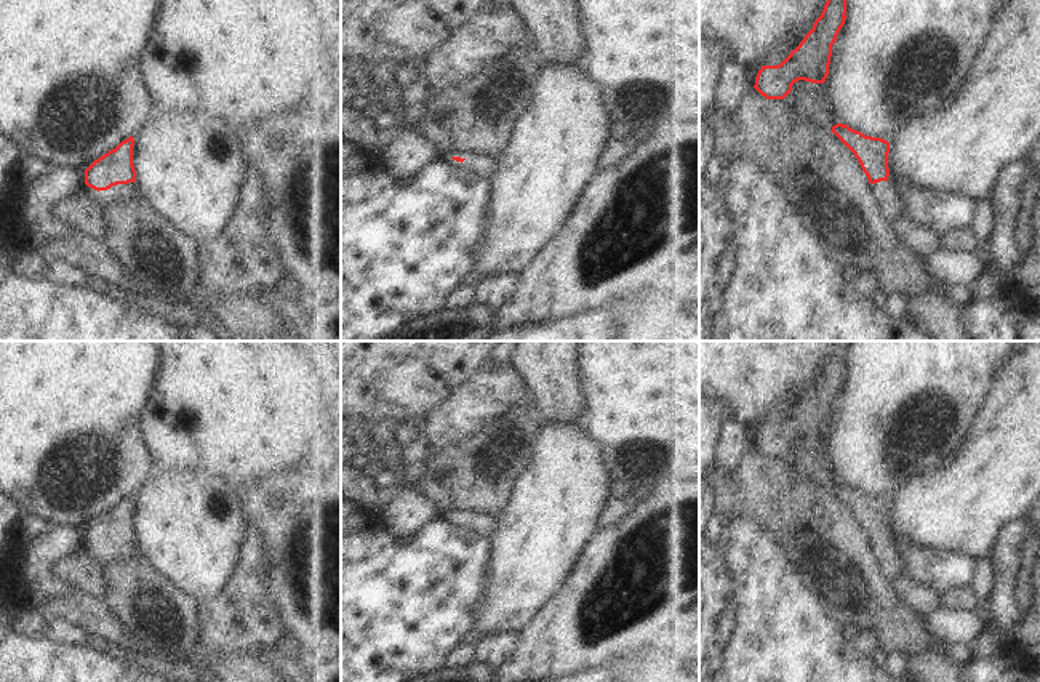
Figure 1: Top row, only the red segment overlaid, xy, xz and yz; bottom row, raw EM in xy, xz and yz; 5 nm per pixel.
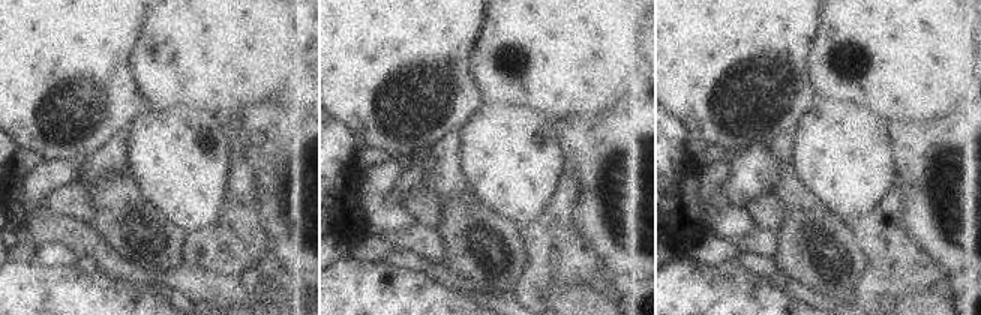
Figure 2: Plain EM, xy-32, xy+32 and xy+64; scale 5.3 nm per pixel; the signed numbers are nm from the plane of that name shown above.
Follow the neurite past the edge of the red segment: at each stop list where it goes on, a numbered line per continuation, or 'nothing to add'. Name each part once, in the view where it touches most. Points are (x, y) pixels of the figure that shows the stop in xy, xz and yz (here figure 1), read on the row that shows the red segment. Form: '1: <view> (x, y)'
1: xy (120, 192)

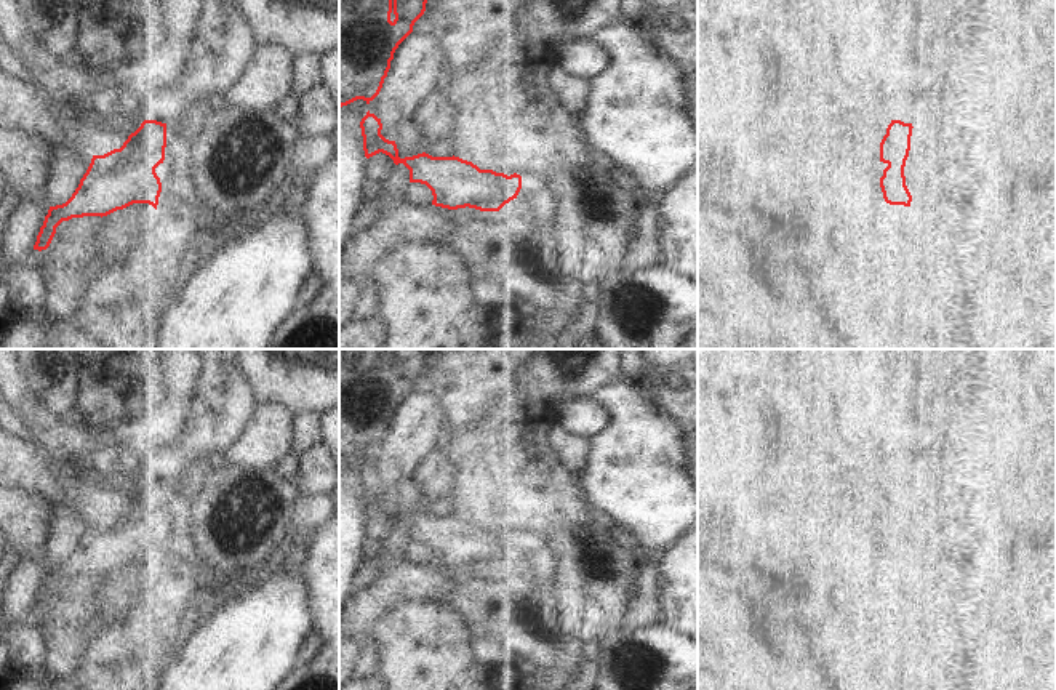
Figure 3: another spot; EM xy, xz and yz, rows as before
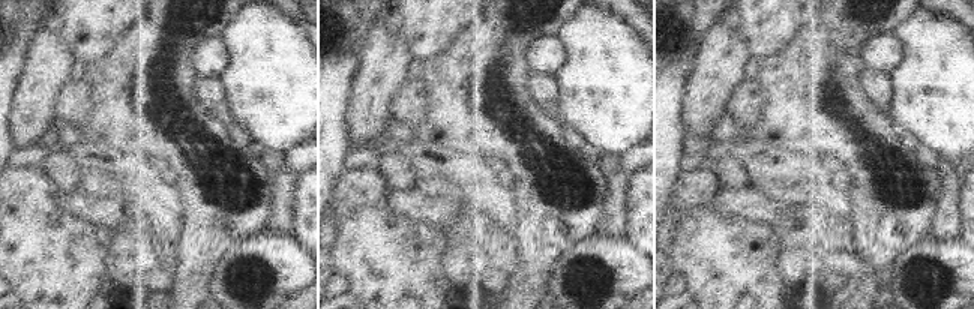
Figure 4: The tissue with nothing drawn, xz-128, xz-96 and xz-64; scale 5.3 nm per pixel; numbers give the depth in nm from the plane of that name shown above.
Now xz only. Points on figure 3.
1: xz (512, 207)

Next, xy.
1: xy (175, 135)

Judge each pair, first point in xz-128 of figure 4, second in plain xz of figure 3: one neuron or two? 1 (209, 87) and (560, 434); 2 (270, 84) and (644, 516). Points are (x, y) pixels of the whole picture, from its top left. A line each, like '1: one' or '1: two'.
1: one
2: one

